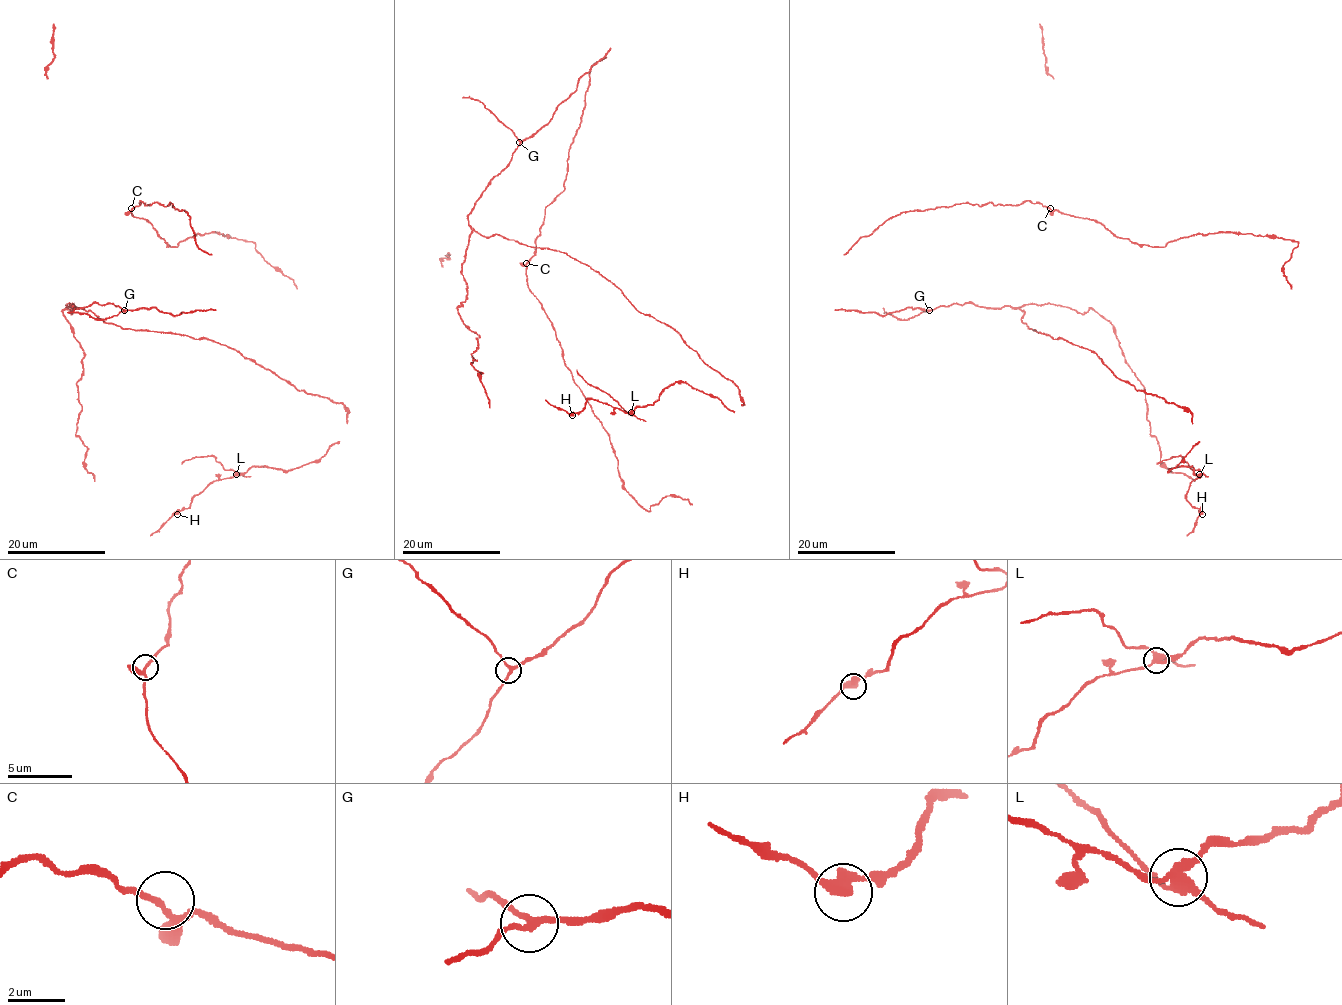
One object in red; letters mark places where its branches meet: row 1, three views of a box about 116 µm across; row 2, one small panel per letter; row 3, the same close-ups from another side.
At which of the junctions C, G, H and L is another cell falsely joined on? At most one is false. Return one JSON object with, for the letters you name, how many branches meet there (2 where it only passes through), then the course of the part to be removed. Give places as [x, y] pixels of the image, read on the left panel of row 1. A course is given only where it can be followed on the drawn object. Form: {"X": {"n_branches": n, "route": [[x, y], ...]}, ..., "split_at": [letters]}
{"L": {"n_branches": 4, "route": [[236, 475], [233, 470], [226, 470], [214, 456], [195, 456], [182, 464]]}, "split_at": ["L"]}

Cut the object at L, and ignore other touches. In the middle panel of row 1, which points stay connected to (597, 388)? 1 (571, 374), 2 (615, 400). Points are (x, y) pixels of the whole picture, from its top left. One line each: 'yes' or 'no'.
1: no
2: yes

